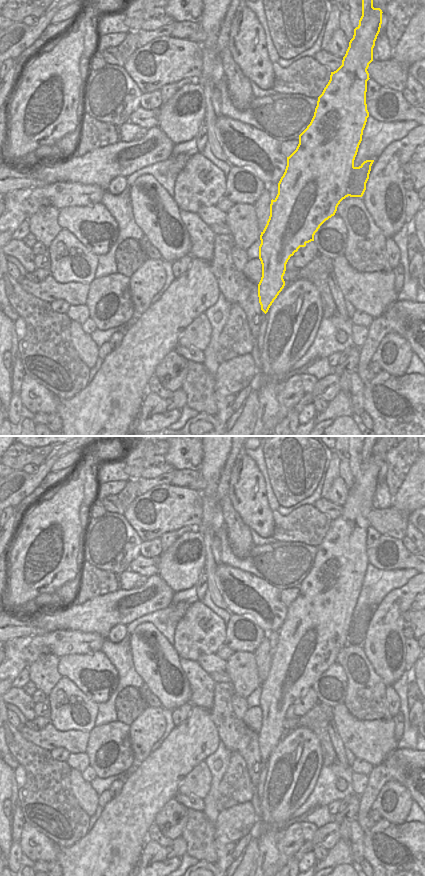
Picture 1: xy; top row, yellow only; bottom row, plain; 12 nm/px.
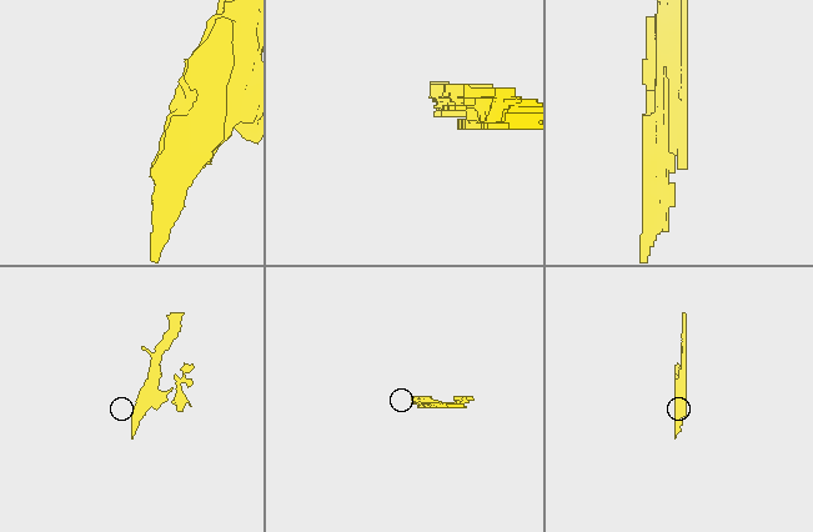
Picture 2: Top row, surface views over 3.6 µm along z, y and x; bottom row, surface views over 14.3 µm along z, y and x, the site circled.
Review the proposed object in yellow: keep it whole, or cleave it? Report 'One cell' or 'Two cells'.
Two cells.

